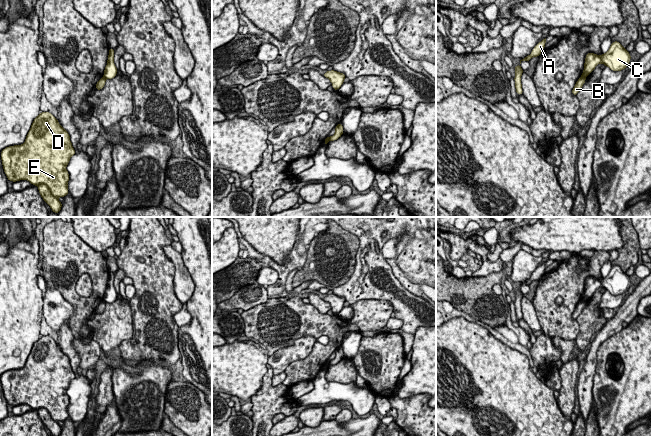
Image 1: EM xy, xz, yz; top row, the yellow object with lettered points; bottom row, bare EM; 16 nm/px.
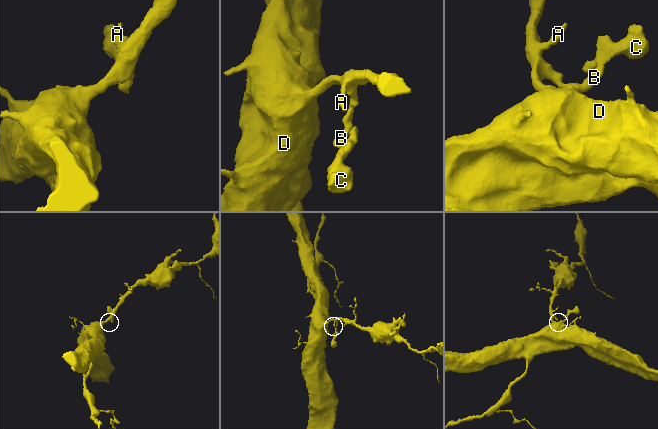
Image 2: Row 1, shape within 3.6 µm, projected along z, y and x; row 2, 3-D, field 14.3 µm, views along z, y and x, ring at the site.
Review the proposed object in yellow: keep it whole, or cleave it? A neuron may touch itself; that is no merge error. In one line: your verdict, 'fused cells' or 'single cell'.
fused cells

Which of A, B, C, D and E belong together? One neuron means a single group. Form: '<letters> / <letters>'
A B D E / C

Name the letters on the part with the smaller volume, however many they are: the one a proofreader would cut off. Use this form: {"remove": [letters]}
{"remove": ["C"]}

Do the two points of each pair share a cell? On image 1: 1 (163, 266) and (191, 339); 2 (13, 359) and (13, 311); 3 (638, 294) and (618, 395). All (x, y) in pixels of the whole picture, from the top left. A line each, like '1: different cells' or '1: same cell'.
1: different cells
2: same cell
3: different cells

